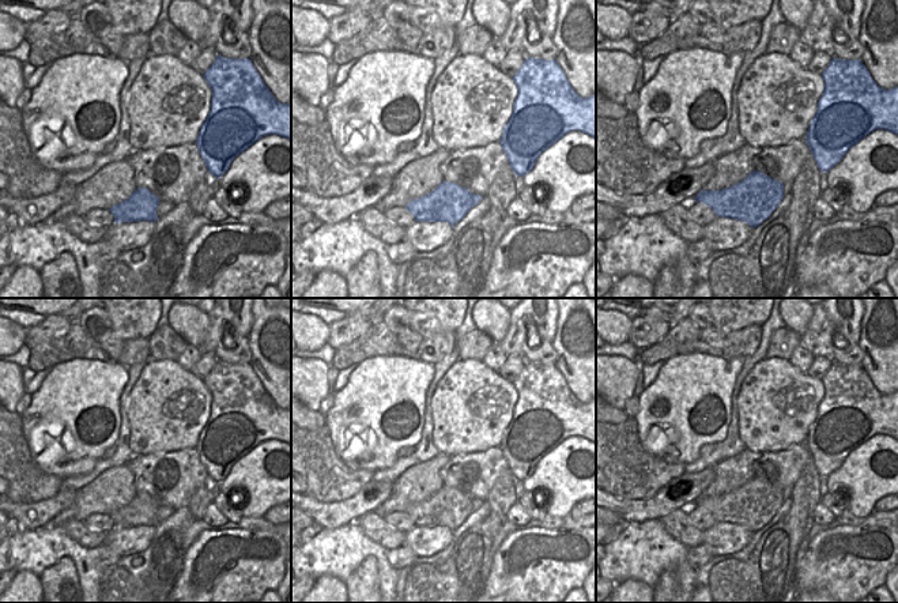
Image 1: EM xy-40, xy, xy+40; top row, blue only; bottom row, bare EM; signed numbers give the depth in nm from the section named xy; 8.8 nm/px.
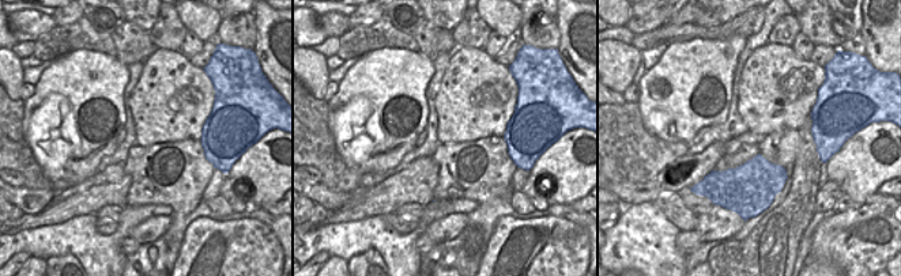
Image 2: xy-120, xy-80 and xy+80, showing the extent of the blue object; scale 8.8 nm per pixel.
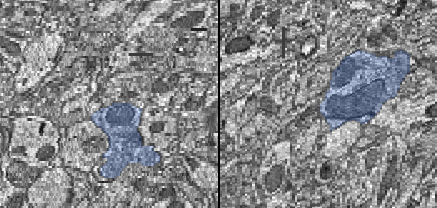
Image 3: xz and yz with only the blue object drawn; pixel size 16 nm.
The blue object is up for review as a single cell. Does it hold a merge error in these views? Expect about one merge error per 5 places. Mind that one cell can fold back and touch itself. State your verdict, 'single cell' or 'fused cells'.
fused cells

